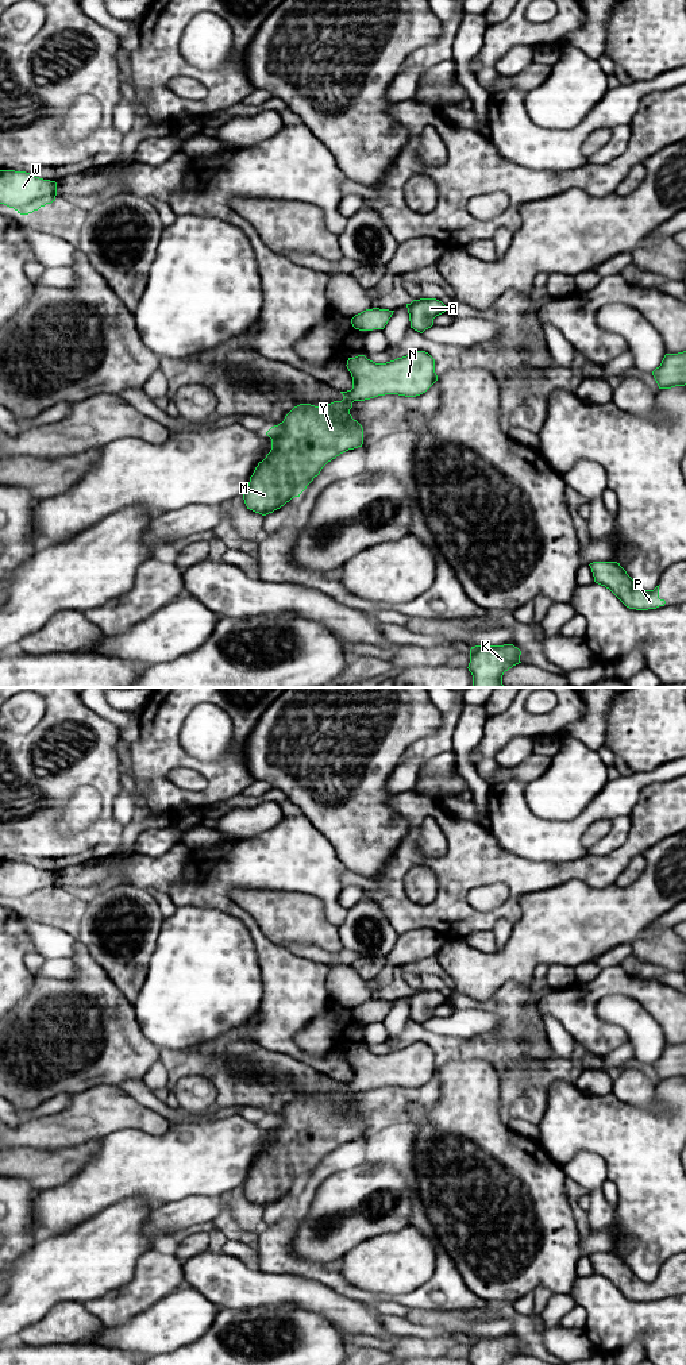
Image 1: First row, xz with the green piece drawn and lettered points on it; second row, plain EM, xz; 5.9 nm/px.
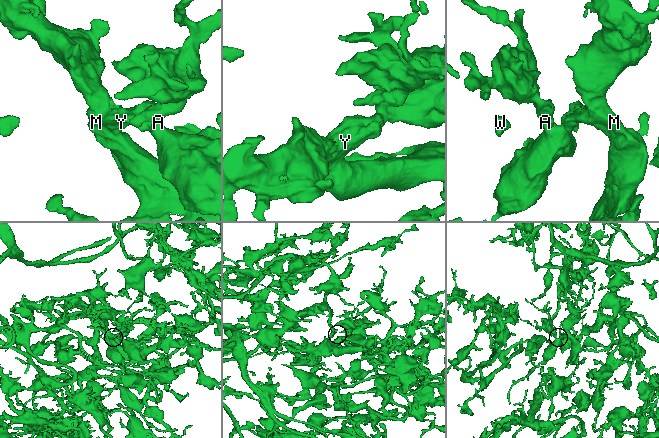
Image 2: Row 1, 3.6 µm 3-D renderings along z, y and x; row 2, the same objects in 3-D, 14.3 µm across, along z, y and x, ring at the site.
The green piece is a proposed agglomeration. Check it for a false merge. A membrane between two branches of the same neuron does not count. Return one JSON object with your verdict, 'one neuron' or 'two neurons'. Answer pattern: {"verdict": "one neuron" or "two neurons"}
{"verdict": "one neuron"}

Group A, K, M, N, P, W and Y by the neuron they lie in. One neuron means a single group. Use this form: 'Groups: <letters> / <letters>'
Groups: A K M N P W Y

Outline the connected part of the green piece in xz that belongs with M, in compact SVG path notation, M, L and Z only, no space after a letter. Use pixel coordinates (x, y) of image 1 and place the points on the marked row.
M415 351L386 363L375 363L365 355L348 358L347 369L352 377L352 389L340 392L342 401L325 406L300 404L294 406L278 425L266 435L271 439L271 450L258 463L243 494L247 509L266 516L284 506L307 489L321 469L340 454L362 447L363 428L352 419L350 409L354 401L365 401L385 394L416 397L425 393L436 381L435 359L425 351Z

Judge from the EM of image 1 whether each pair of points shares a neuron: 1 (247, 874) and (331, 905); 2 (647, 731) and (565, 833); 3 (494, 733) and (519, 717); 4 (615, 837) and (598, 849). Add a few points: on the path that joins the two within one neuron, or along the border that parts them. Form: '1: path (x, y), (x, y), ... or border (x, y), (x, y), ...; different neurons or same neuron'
1: path (269, 874), (303, 874), (312, 883); same neuron
2: border (665, 763), (650, 770), (634, 772); different neurons
3: path (500, 728), (513, 723); same neuron
4: path (611, 841), (602, 848); same neuron

